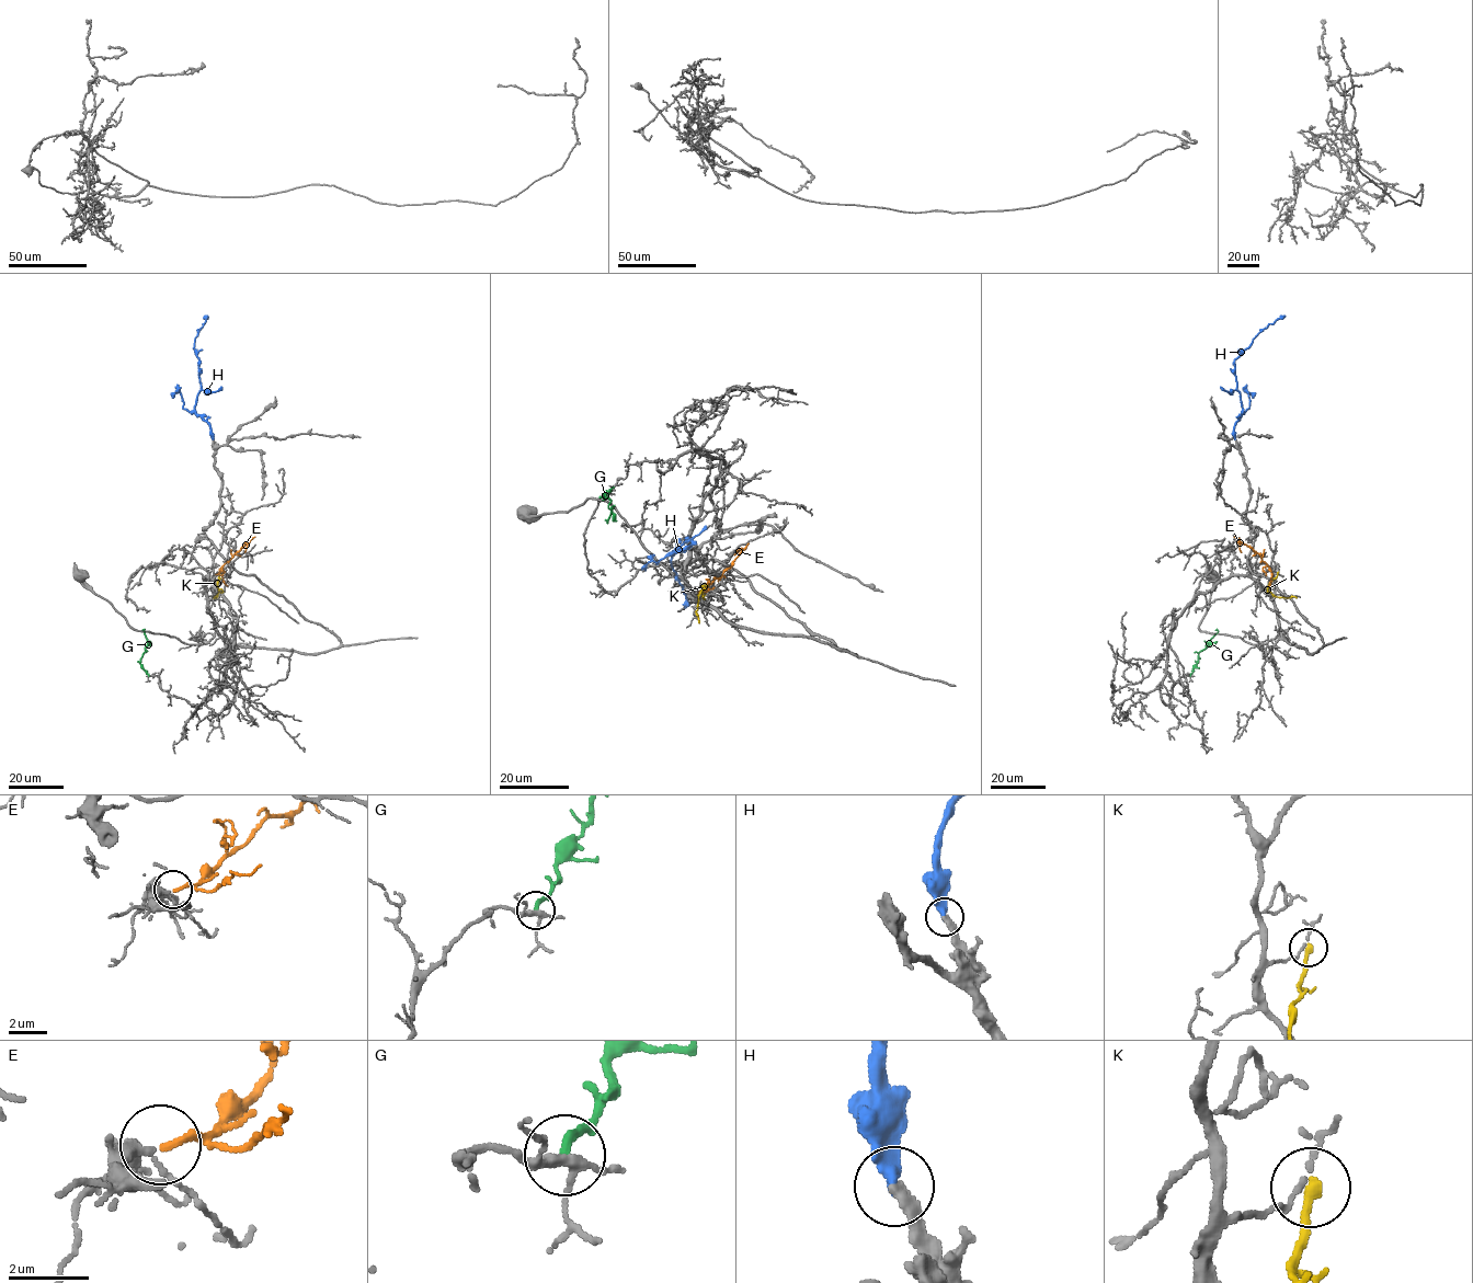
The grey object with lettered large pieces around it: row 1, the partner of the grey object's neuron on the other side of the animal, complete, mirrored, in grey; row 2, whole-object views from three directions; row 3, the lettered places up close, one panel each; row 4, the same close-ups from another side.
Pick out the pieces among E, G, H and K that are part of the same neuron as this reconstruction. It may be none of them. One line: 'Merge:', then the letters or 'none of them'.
Merge: E, H

